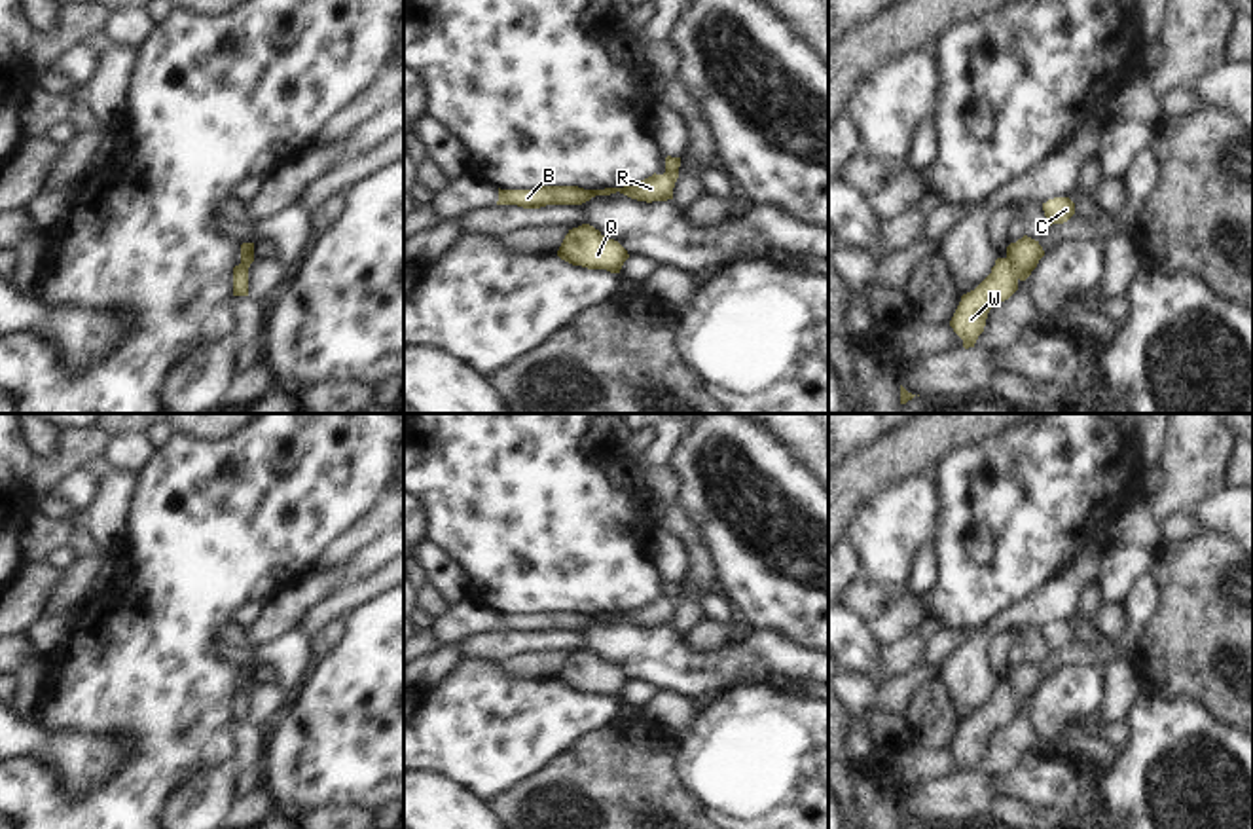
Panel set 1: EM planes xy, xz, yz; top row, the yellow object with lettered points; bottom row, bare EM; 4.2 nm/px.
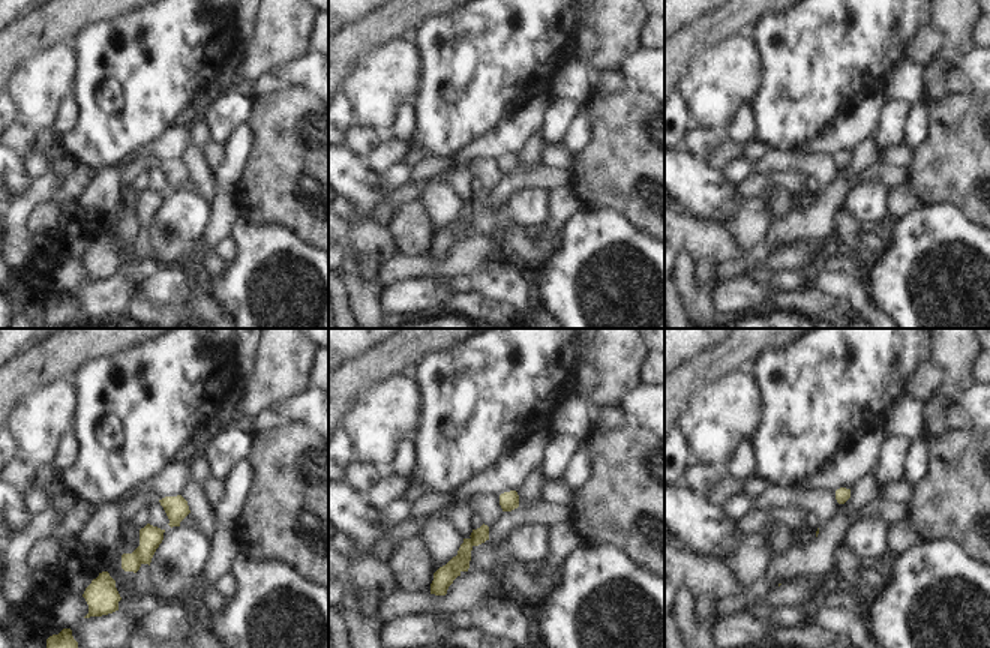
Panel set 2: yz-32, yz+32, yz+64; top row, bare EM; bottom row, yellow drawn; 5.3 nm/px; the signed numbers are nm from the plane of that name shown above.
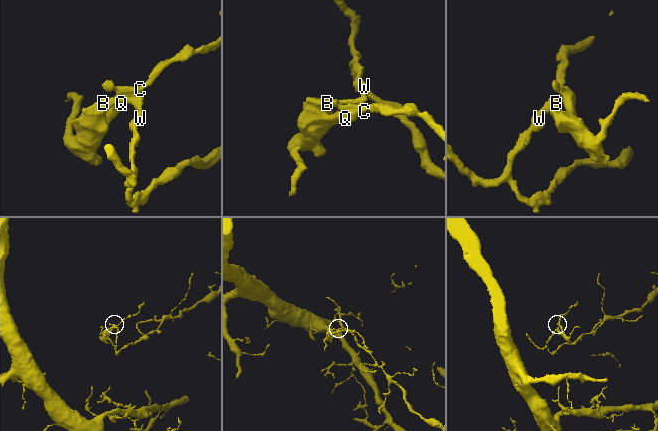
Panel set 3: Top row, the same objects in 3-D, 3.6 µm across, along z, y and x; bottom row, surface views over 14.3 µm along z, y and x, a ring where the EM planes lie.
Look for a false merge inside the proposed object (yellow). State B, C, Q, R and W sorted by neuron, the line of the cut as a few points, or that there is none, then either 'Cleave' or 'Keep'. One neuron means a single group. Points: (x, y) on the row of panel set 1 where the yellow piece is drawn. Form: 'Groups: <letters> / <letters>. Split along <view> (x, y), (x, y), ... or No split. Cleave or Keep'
Groups: B C Q R / W. Split along yz (1007, 255), (1009, 266), (1018, 277). Cleave

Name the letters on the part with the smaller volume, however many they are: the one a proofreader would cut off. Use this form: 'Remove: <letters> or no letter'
Remove: B, C, Q, R

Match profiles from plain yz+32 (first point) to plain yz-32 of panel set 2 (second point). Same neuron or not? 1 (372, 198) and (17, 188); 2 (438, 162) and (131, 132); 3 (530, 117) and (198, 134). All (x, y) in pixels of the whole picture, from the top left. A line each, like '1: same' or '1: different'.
1: same
2: different
3: different

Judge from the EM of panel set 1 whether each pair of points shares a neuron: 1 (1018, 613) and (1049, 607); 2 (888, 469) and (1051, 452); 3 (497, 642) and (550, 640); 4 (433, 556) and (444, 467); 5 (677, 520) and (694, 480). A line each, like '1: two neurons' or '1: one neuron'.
1: one neuron
2: two neurons
3: one neuron
4: two neurons
5: two neurons

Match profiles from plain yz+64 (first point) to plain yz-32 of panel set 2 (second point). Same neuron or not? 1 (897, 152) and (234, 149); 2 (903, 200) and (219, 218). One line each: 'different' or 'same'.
1: different
2: same

